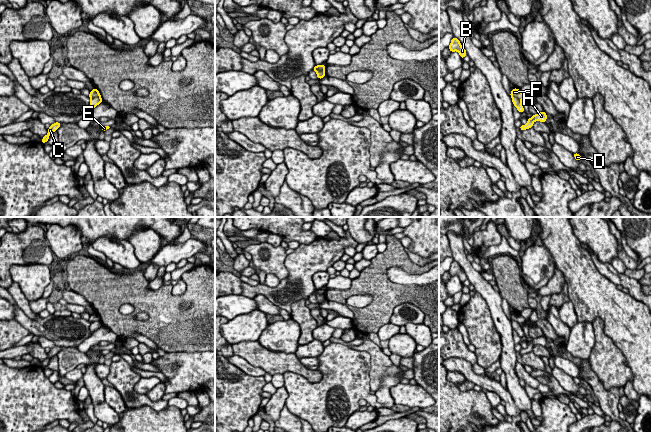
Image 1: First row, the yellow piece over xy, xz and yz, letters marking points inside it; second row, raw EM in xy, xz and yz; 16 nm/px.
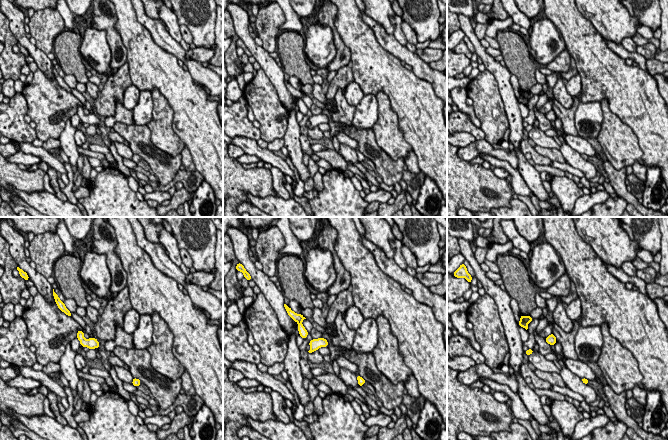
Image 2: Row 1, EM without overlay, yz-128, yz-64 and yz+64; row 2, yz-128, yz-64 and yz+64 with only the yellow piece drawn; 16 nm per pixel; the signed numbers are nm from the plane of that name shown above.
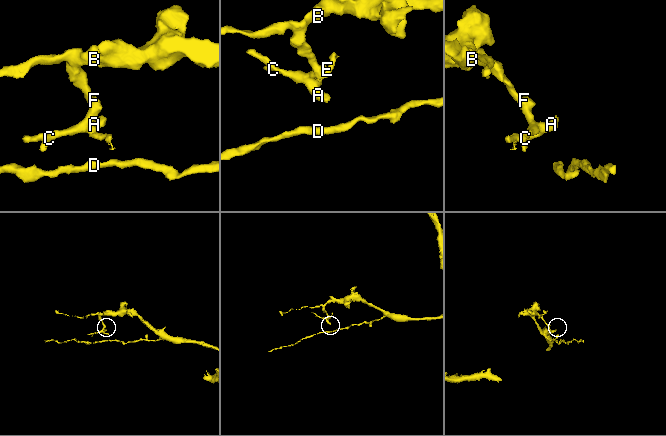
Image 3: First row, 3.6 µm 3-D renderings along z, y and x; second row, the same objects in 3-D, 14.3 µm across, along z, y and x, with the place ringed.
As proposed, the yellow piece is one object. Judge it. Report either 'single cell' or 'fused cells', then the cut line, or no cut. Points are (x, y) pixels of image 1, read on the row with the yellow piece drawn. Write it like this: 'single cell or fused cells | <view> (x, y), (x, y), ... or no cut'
single cell | no cut

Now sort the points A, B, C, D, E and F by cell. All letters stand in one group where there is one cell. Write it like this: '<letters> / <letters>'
A B C D E F

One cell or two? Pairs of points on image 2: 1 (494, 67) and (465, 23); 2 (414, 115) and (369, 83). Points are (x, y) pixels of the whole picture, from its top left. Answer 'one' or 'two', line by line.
1: one
2: one

